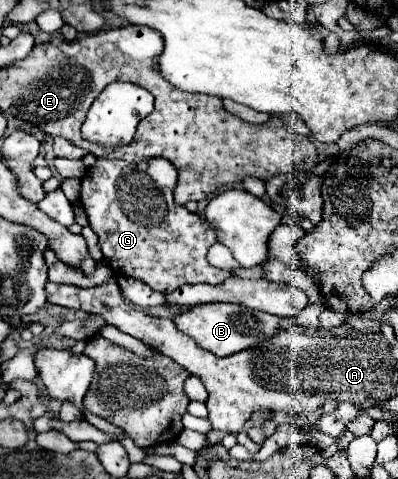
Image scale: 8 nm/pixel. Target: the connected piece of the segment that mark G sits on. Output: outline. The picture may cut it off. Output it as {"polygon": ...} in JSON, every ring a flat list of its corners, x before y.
{"polygon":[[97,158,95,166,91,166,81,180,81,204,85,208,89,226,99,236,99,246,107,264,117,274,143,280,157,292,173,292,183,284,199,284,199,282,219,284,221,280,231,276,229,270,213,268,205,260,209,246,217,242,217,234,207,224,207,220,187,212,185,206,177,206,173,202,175,184,177,184,177,170,165,158,147,158,135,164,125,160]]}

